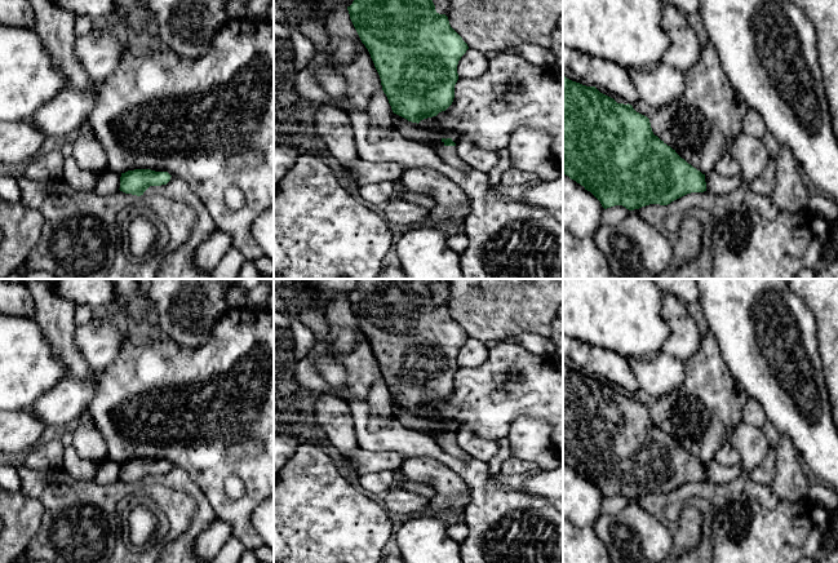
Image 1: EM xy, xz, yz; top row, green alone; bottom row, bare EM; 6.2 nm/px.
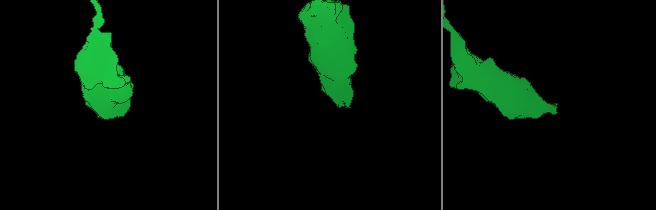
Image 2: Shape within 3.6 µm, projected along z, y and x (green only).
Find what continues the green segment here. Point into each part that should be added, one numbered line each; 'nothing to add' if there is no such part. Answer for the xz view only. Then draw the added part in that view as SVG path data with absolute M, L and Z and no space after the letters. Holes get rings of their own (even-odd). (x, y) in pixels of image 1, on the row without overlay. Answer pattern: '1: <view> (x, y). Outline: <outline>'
1: xz (448, 443). Outline: M431 421L429 422L429 427L433 431L433 439L436 442L436 444L445 451L448 455L460 458L460 460L465 460L465 461L470 461L473 460L471 456L469 456L466 452L464 452L460 445L457 444L457 439L456 435L444 435L442 433L442 427L443 424L439 421Z

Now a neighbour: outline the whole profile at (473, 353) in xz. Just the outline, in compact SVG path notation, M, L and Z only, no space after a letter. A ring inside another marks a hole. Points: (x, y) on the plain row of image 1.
M469 337L458 350L458 367L478 367L487 360L488 354L489 350L484 341Z

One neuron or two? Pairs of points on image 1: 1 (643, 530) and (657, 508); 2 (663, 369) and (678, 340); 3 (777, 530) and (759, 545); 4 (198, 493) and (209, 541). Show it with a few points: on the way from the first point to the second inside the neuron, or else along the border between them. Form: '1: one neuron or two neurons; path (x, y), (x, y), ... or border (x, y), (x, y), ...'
1: two neurons; border (638, 502), (660, 521)
2: two neurons; border (663, 349), (683, 363)
3: one neuron; path (774, 533), (763, 544)
4: two neurons; border (216, 518), (196, 537), (193, 549)

